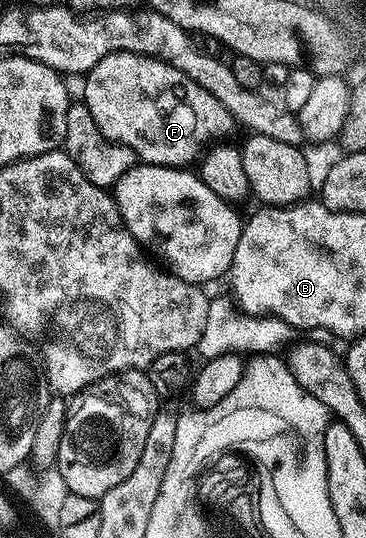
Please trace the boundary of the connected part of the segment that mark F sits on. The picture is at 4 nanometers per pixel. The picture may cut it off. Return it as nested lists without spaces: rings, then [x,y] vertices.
[[[113,53],[100,59],[100,63],[85,74],[84,81],[86,86],[82,89],[81,100],[88,111],[92,111],[96,127],[100,127],[109,141],[128,147],[139,162],[148,165],[189,166],[194,156],[197,158],[211,143],[225,138],[222,137],[225,133],[236,129],[233,115],[222,106],[220,99],[216,99],[216,95],[208,95],[208,91],[188,79],[184,71],[176,71],[176,67],[157,61],[155,57],[139,53]]]

